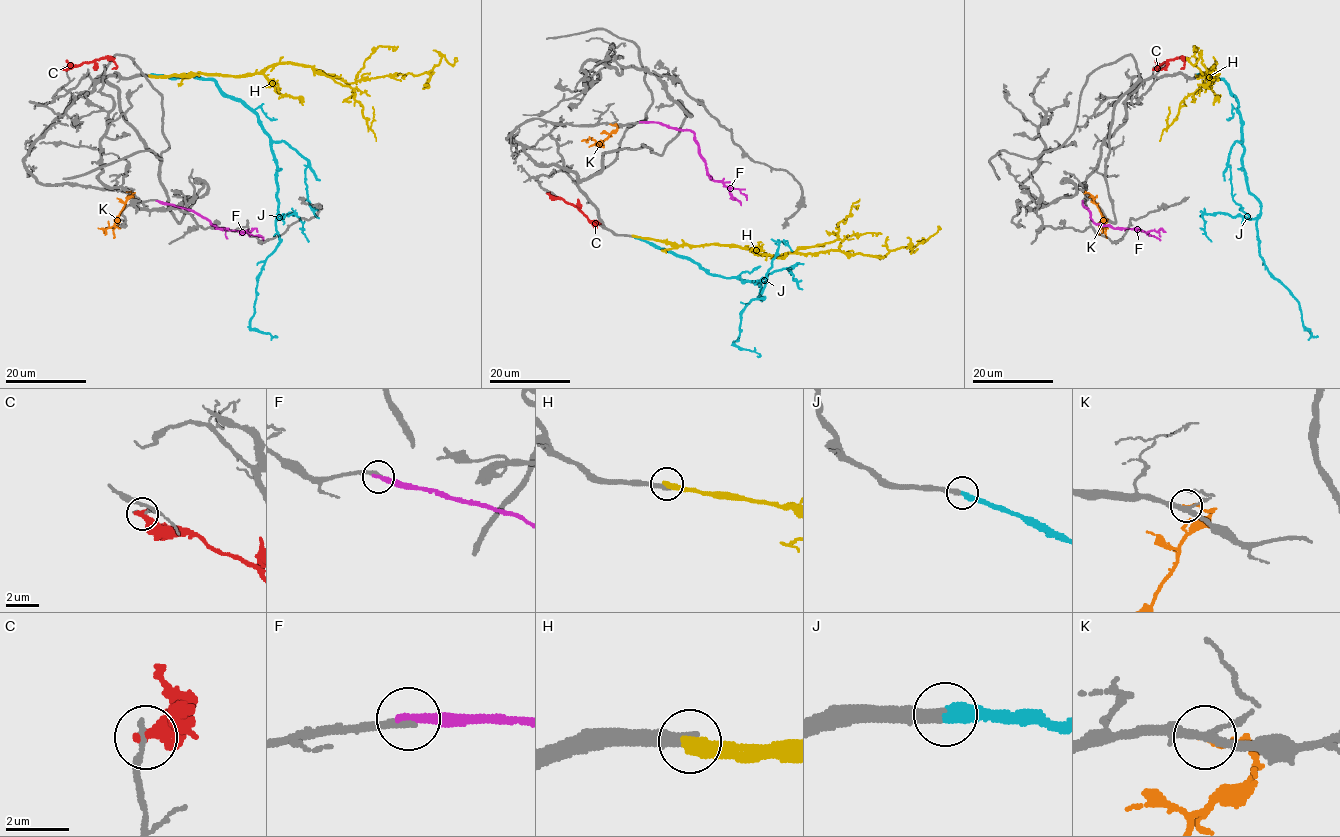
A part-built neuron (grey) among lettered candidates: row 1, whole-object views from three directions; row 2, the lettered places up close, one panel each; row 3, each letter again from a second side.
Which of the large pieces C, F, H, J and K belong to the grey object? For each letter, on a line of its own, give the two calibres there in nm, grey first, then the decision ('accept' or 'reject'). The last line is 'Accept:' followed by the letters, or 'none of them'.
C: calibres 240 and 480 nm; reject
F: calibres 240 and 280 nm; accept
H: calibres 360 and 360 nm; reject
J: calibres 320 and 360 nm; accept
K: calibres 240 and 140 nm; reject
Accept: F, J

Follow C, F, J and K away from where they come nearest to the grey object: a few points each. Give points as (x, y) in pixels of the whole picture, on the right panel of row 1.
C: (1154, 69), (1164, 62), (1181, 58), (1183, 66), (1180, 69)
F: (1082, 201), (1095, 223), (1141, 230), (1160, 240)
J: (1197, 75), (1221, 78), (1237, 98), (1247, 189), (1260, 204), (1259, 255), (1298, 302), (1303, 326), (1316, 336)
K: (1084, 191), (1094, 201), (1102, 217), (1103, 225), (1098, 229), (1101, 228)

